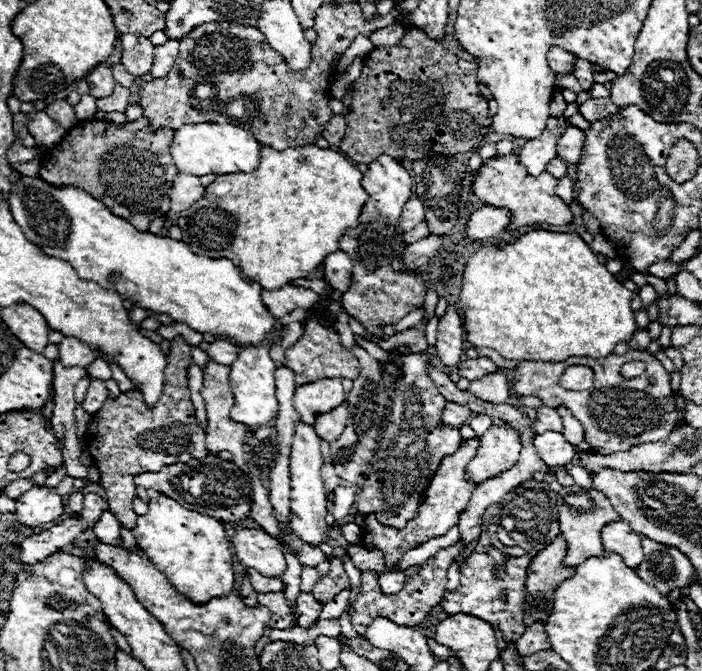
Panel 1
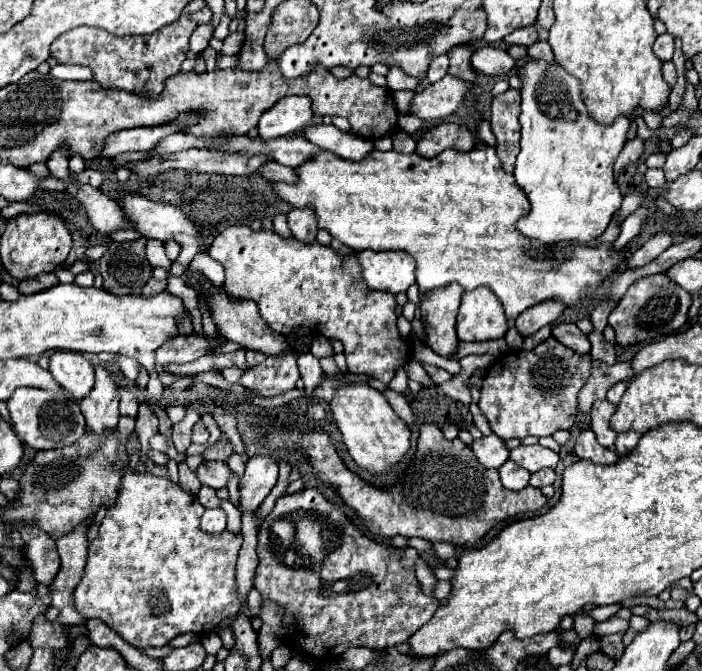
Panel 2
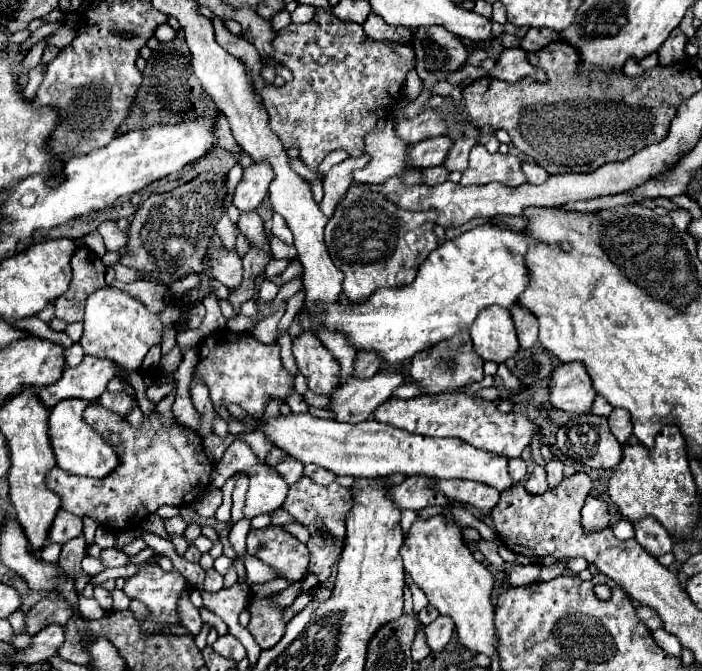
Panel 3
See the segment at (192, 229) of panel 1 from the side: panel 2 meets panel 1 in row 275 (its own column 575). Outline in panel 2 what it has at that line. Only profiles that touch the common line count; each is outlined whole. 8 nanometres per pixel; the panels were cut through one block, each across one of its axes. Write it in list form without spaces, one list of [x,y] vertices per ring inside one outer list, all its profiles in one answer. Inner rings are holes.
[[[484,142],[476,144],[474,150],[466,154],[446,150],[436,158],[420,158],[416,152],[400,154],[396,150],[374,150],[360,162],[344,160],[332,152],[322,150],[322,154],[296,168],[296,172],[300,180],[296,184],[274,184],[276,194],[294,208],[310,204],[316,210],[318,228],[328,230],[332,238],[340,240],[356,252],[366,248],[374,252],[406,250],[416,258],[416,284],[422,292],[430,292],[452,282],[458,282],[464,290],[486,286],[502,302],[506,318],[516,318],[526,308],[556,298],[566,308],[590,304],[600,284],[612,274],[620,272],[622,264],[626,262],[628,248],[616,250],[612,242],[600,246],[570,244],[564,250],[564,244],[542,246],[516,232],[516,222],[528,214],[530,202],[524,194],[524,188],[516,184],[514,176],[502,170],[496,150]],[[530,248],[538,248],[544,256],[532,256]]]

